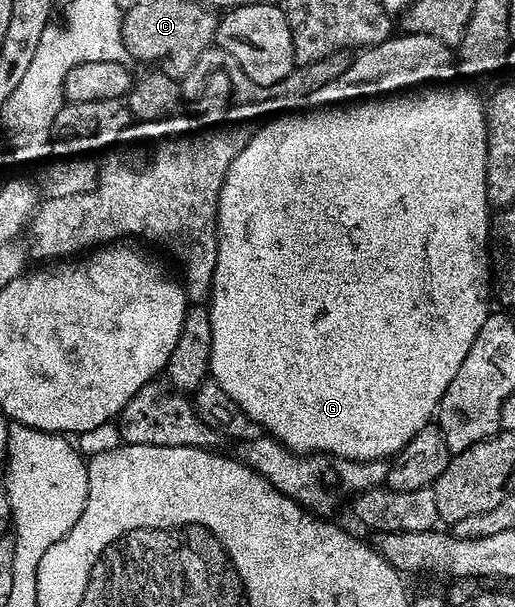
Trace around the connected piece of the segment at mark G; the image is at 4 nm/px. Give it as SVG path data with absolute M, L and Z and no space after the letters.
M395 34L395 35L392 35L392 37L391 37L391 39L390 39L390 40L386 40L386 41L385 41L385 42L381 42L381 43L380 43L380 44L373 44L373 45L371 45L371 56L358 56L358 55L356 55L356 56L355 56L355 57L354 57L354 59L352 59L352 60L351 60L351 61L350 61L350 64L349 64L349 66L348 66L348 69L347 69L347 70L345 70L345 72L344 72L344 73L343 73L343 74L341 74L341 75L340 75L340 76L339 76L339 77L337 77L337 78L333 78L333 80L332 80L332 81L330 81L330 82L328 82L328 84L327 84L327 85L323 85L323 86L321 86L321 87L320 87L320 88L319 88L319 89L317 89L317 90L315 90L315 92L314 92L314 93L312 93L312 94L311 94L311 95L310 95L310 96L308 96L308 97L306 97L306 100L305 100L305 104L306 104L306 106L307 106L307 105L308 105L308 108L307 108L307 109L305 109L305 110L304 110L304 112L299 112L299 111L300 111L300 110L291 110L291 111L288 111L288 112L287 112L287 113L286 113L286 114L279 114L279 115L276 115L276 116L275 116L275 117L274 117L274 118L271 118L271 119L268 119L268 120L267 120L267 121L266 121L266 122L268 122L268 124L267 124L267 125L265 125L265 126L264 126L264 128L259 128L259 129L257 129L257 130L256 130L256 128L255 128L255 129L254 129L254 131L252 131L252 132L251 132L251 133L250 133L250 140L249 140L249 141L248 141L248 143L247 143L247 144L246 144L246 146L244 146L244 148L243 148L243 149L242 149L242 150L241 150L241 152L240 152L240 153L239 153L239 154L237 154L237 158L233 158L233 162L232 162L232 163L231 163L231 165L230 165L230 166L229 166L229 170L228 170L228 171L227 171L227 173L226 173L226 174L225 174L225 182L224 182L224 183L223 183L223 185L222 185L222 186L221 186L221 192L220 192L220 194L219 194L219 205L218 205L218 206L217 206L217 218L216 218L216 219L215 219L215 234L216 234L216 236L217 236L217 262L216 262L216 263L215 263L215 269L214 269L214 270L213 270L213 282L212 282L212 283L211 283L211 298L210 298L210 301L209 301L209 311L210 311L210 313L211 313L211 351L210 351L210 353L209 353L209 361L210 361L210 360L211 360L211 372L209 372L209 376L210 376L210 379L213 379L213 380L215 380L215 381L216 381L216 382L217 382L217 386L221 386L221 390L225 390L225 394L229 394L229 398L233 398L233 402L237 402L237 406L241 406L241 410L245 410L245 414L249 414L249 418L250 418L250 419L251 419L251 420L252 420L252 421L253 421L253 422L257 422L257 423L258 423L258 424L259 424L259 426L260 426L260 429L262 429L262 431L263 431L263 432L264 432L264 433L266 433L266 435L269 435L269 436L272 436L272 438L273 438L273 439L275 439L275 440L278 440L278 441L279 441L279 443L281 443L281 444L284 444L284 445L285 445L285 446L286 446L286 448L290 448L290 449L291 449L291 451L293 451L293 452L297 452L297 453L300 453L300 454L308 454L308 453L307 453L307 452L328 452L328 454L329 454L329 455L331 455L331 456L340 456L340 458L341 458L341 460L340 460L340 461L343 461L343 462L346 462L346 461L349 461L349 460L387 460L387 459L388 459L388 458L391 458L391 457L394 457L394 455L395 455L395 453L396 453L396 452L400 452L400 451L401 451L401 449L402 449L402 448L403 448L403 447L404 447L404 446L405 446L405 445L407 445L407 443L408 443L408 442L410 442L410 440L412 440L412 438L414 438L414 437L415 437L415 436L416 436L416 434L417 434L417 433L418 433L418 432L420 432L420 431L421 431L421 430L422 430L422 429L423 429L423 428L426 428L426 427L428 427L428 425L430 425L430 424L431 424L431 423L432 423L432 420L433 420L433 417L434 417L434 416L435 416L435 415L436 415L436 413L438 413L438 410L439 410L439 403L440 403L440 402L441 402L441 398L442 398L442 397L443 397L443 395L444 395L444 394L445 394L445 390L446 390L446 389L447 389L447 387L448 387L448 386L449 386L449 382L453 382L453 378L454 378L454 376L455 376L455 375L456 375L456 374L457 374L457 369L459 369L459 368L460 368L460 367L461 367L461 362L465 362L465 354L469 354L469 346L473 346L473 338L477 338L477 330L481 330L481 326L485 326L485 322L486 322L486 321L487 321L487 317L488 317L488 315L489 315L489 307L488 307L488 308L487 308L487 299L488 299L488 300L489 300L489 301L490 301L490 300L491 300L491 299L492 299L492 296L493 296L493 293L492 293L492 291L491 291L491 265L490 265L490 263L489 263L489 205L488 205L488 202L487 202L487 113L486 113L486 111L485 111L485 100L484 100L484 97L483 97L483 96L482 96L482 95L481 95L481 96L480 96L480 97L479 97L479 96L478 96L478 94L477 94L477 93L475 93L475 92L474 92L474 90L473 90L473 89L471 89L471 88L466 88L466 86L465 86L465 85L463 85L463 84L458 84L458 82L459 82L459 83L463 83L463 82L460 82L460 81L459 81L459 80L458 80L458 79L457 79L457 68L456 68L456 65L455 65L455 64L454 64L454 63L453 63L453 52L452 52L452 49L451 49L451 48L450 48L450 47L447 47L447 46L446 46L446 45L444 45L444 44L443 44L443 43L442 43L442 42L441 42L441 41L439 41L439 40L438 40L438 39L437 39L437 38L435 38L435 37L429 37L429 36L418 36L418 35L406 35L406 34Z

